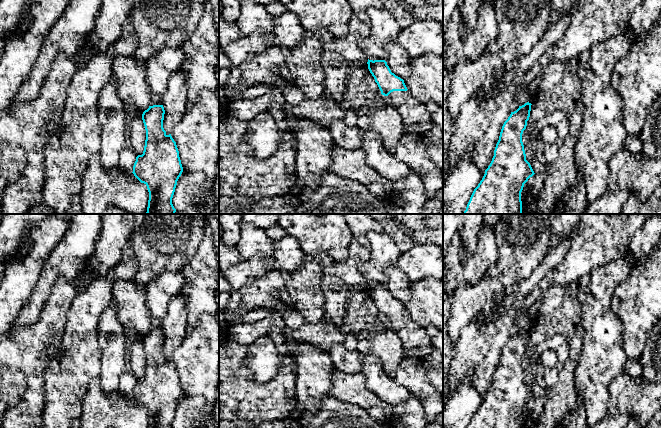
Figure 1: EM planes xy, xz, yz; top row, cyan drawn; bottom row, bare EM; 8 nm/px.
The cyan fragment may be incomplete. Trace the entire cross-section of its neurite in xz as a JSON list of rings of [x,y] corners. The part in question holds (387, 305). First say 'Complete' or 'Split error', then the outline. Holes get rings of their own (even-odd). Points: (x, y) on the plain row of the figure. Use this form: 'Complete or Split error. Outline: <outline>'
Split error. Outline: [[[368,283],[367,288],[381,318],[389,321],[388,327],[403,342],[404,352],[432,345],[425,328],[409,317],[404,304],[391,296],[385,284]]]

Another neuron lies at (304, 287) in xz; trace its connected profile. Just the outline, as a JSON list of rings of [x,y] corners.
[[[327,253],[305,255],[302,266],[290,273],[291,278],[287,283],[287,292],[290,296],[294,310],[298,311],[306,323],[318,323],[323,317],[324,297],[321,289],[324,269],[334,263]]]

